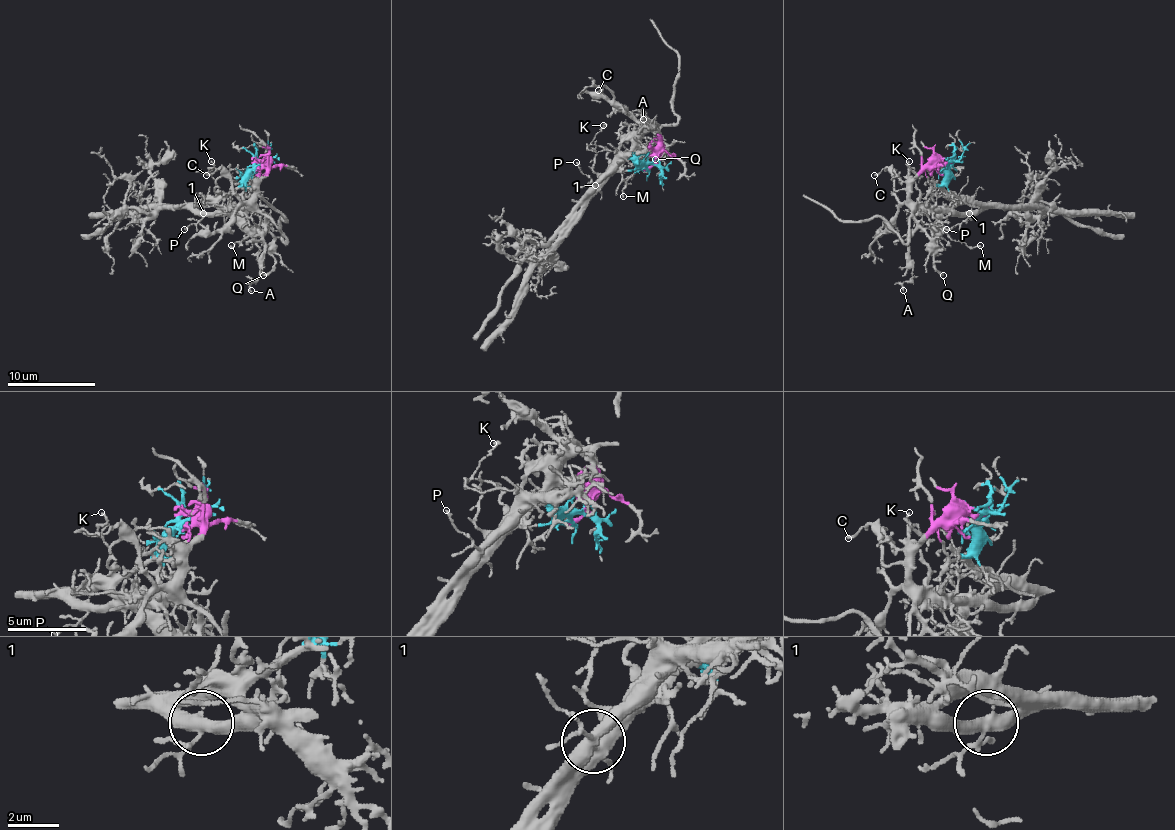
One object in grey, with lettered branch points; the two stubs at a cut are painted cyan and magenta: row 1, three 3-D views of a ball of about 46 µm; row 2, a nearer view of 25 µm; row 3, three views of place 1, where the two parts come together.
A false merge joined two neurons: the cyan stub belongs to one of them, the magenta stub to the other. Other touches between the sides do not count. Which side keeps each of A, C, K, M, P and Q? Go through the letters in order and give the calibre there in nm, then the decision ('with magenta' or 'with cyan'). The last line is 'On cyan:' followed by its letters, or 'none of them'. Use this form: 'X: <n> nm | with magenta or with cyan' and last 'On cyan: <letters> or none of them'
A: 140 nm | with magenta
C: 140 nm | with magenta
K: 120 nm | with cyan
M: 140 nm | with cyan
P: 160 nm | with cyan
Q: 200 nm | with magenta
On cyan: K, M, P

